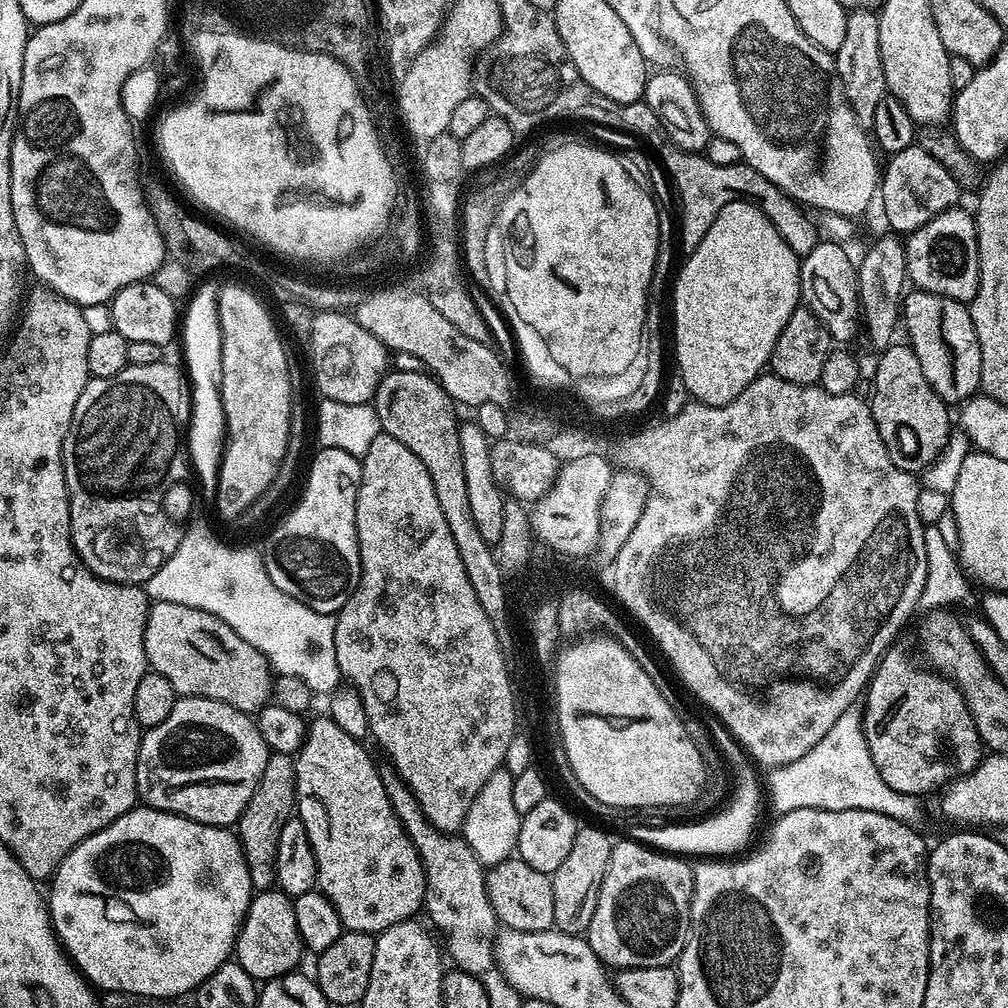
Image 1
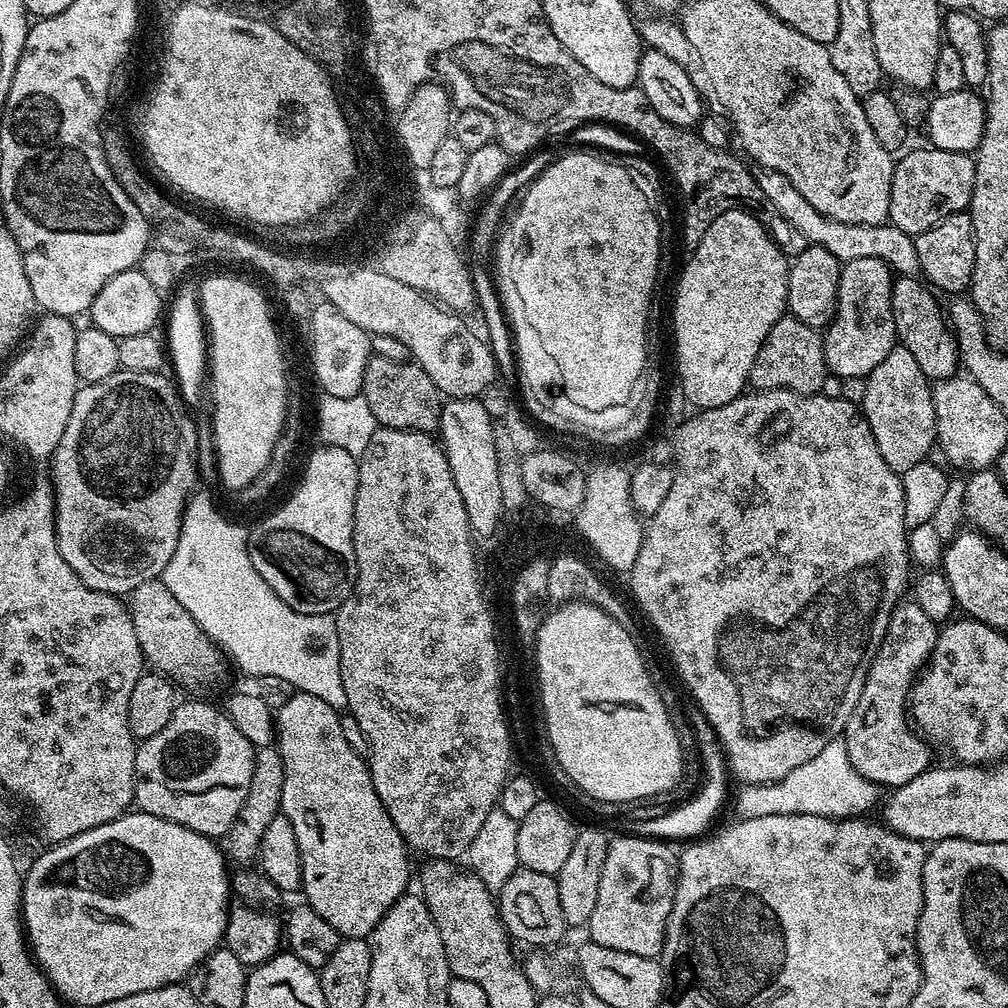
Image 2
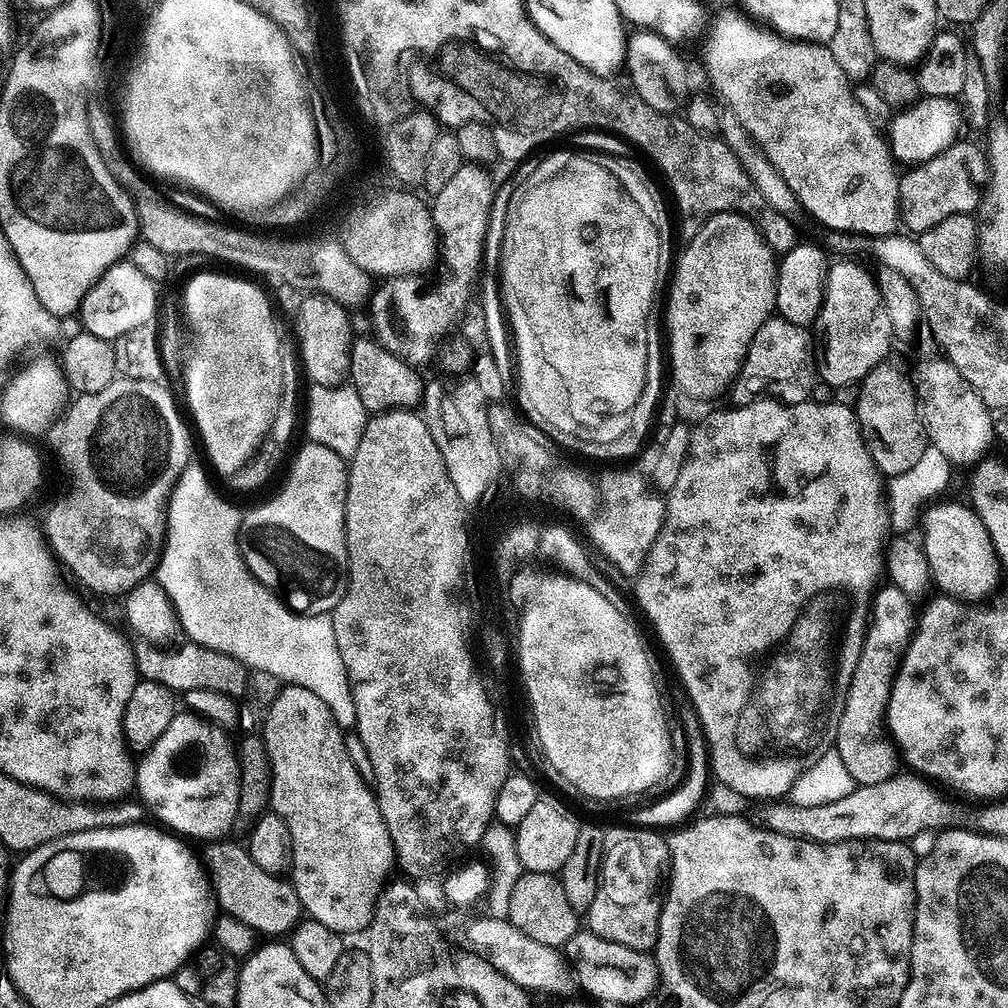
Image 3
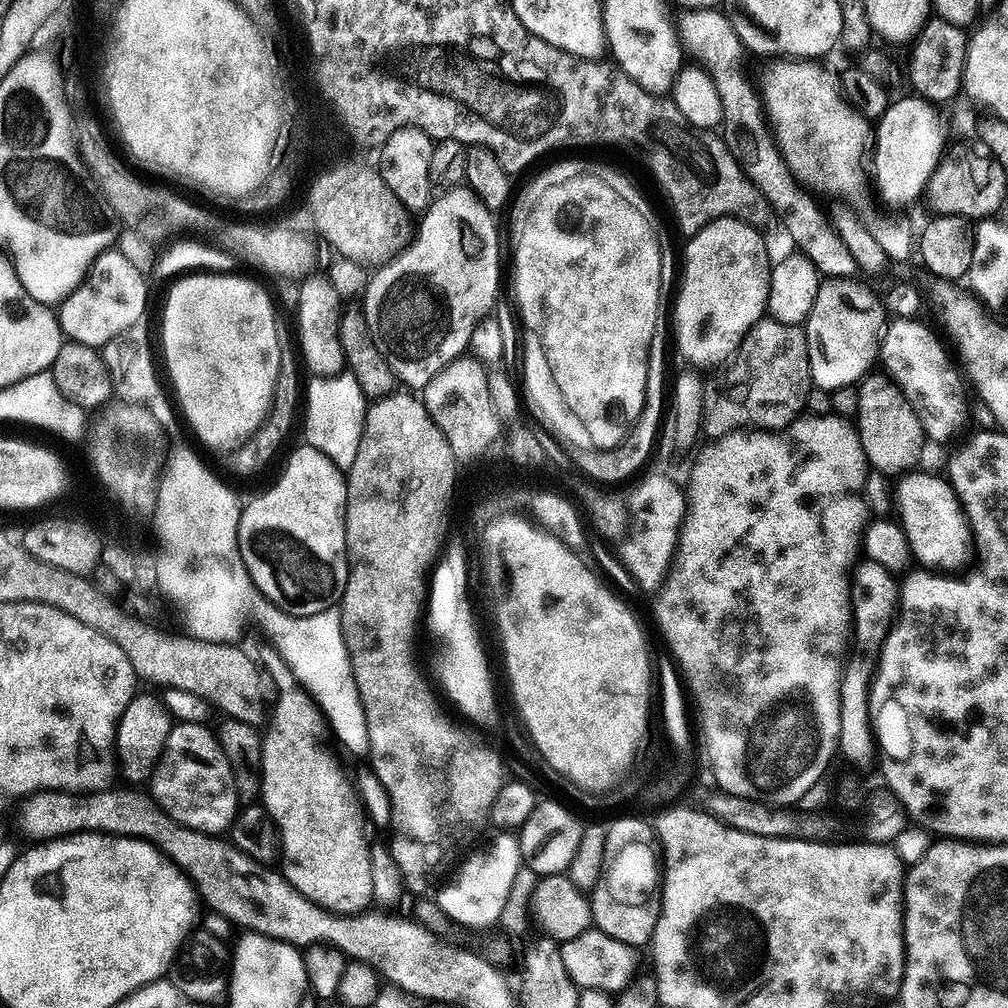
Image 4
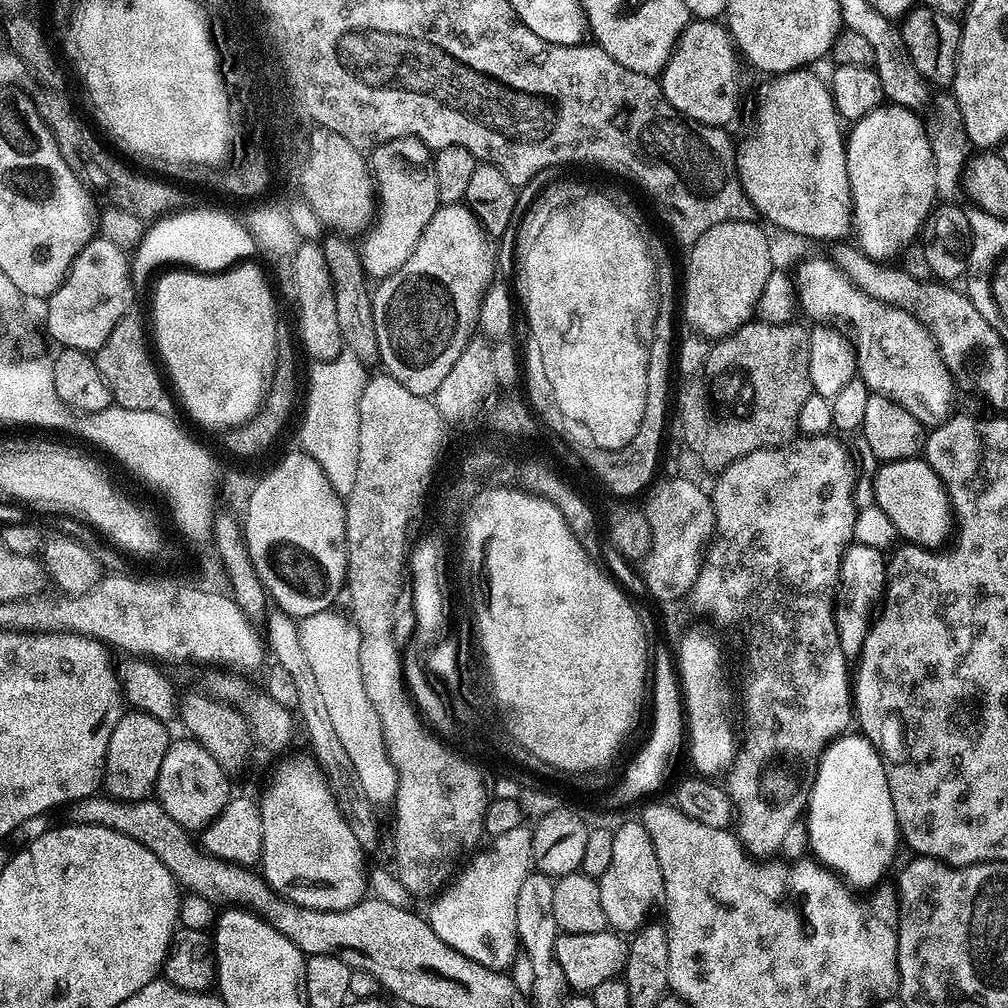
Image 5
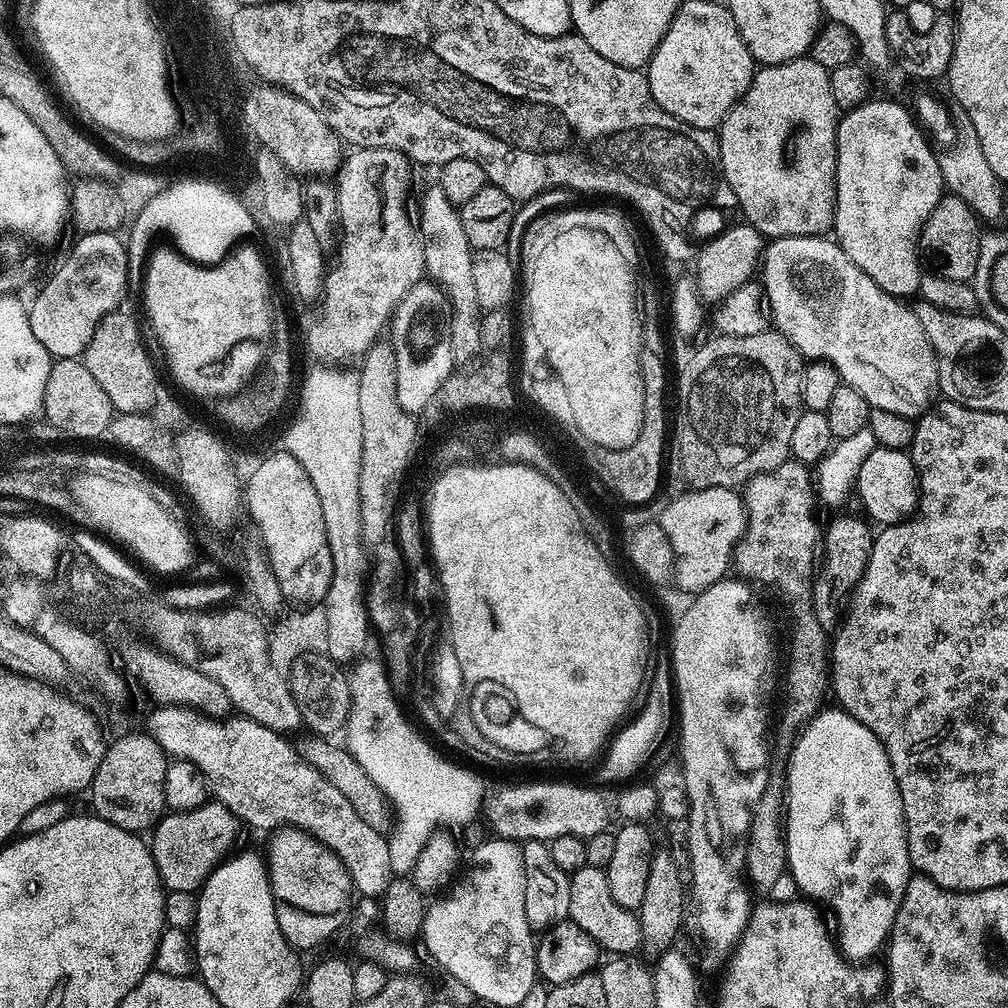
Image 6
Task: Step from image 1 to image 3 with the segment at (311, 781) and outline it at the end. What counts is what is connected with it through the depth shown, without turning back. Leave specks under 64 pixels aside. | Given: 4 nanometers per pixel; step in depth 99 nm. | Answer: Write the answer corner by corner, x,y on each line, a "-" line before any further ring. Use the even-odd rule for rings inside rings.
284,684
274,702
264,712
264,732
262,739
268,751
268,761
272,767
272,799
270,801
271,811
277,812
286,822
292,839
292,863
290,865
290,883
293,890
298,894
300,907
311,919
317,920
322,926
341,934
348,932
363,933
372,923
372,912
376,908
376,900
380,896
380,889
384,887
389,877
388,870
394,866
396,852
390,842
390,834
386,830
386,822
380,813
380,806
376,801
376,795
370,784
363,780
350,762
350,755
347,753
348,740
345,729
341,728
339,722
334,718
330,706
314,694
314,690
306,690
306,686
297,684

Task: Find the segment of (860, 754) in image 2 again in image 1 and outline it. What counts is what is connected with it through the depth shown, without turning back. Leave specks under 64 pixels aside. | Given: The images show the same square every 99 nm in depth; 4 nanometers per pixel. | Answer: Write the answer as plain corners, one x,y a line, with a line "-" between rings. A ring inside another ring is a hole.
899,646
889,648
872,673
862,700
862,717
868,753
874,758
874,766
878,766
878,774
882,774
882,782
902,794
923,797
924,792
935,793
959,776
973,772
986,755
986,746
980,740
959,688
931,668
919,668
911,654
903,652

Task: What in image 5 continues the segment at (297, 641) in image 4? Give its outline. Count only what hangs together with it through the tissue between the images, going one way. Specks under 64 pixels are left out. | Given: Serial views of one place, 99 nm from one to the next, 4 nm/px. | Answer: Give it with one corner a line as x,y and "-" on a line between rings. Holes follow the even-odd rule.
308,622
305,623
308,625
303,625
302,639
308,659
316,670
318,686
322,686
322,698
326,698
326,706
330,710
330,722
334,722
338,739
346,748
350,762
354,764
358,782
362,782
362,790
366,790
366,798
370,798
373,806
391,805
396,799
398,789
396,766
388,756
382,722
370,698
366,696
366,686
362,682
360,632
352,622
316,623
320,622

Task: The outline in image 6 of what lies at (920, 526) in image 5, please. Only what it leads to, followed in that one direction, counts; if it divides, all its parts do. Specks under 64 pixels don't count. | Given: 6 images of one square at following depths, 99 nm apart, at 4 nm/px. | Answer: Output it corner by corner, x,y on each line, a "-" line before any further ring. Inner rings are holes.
877,446
870,454
866,454
866,462
862,462
862,466
856,475
855,495
860,495
860,504
864,507
863,515
869,521
875,522
877,525
887,526
890,524
898,524
901,520
913,515
920,503
920,482
916,479
916,467
912,461
911,455
903,448
882,448

